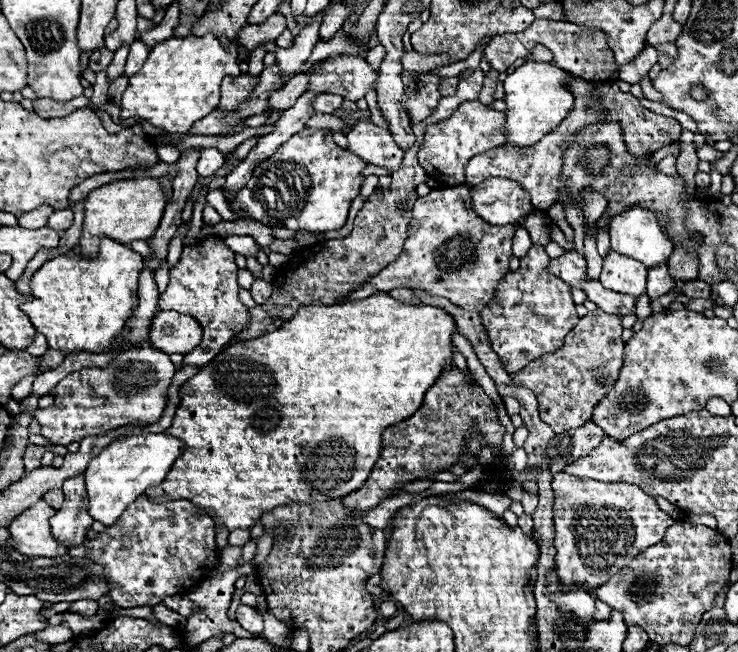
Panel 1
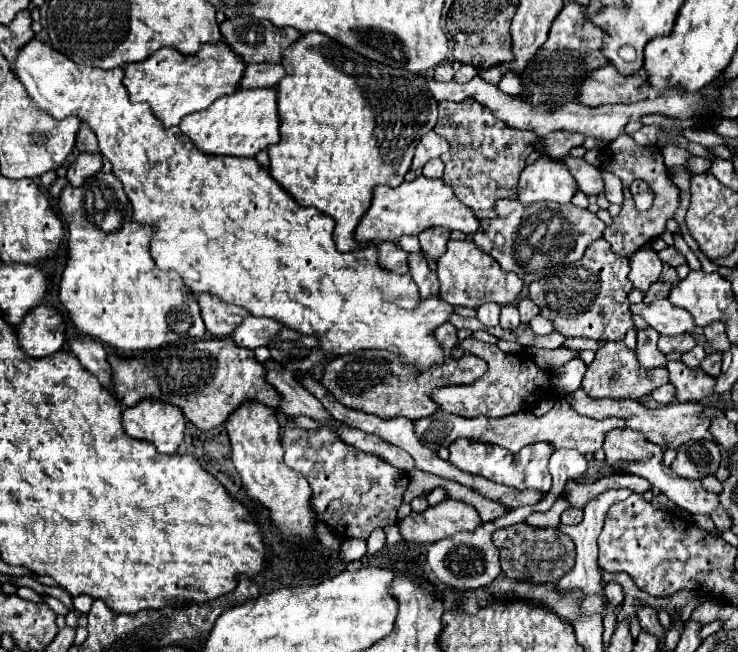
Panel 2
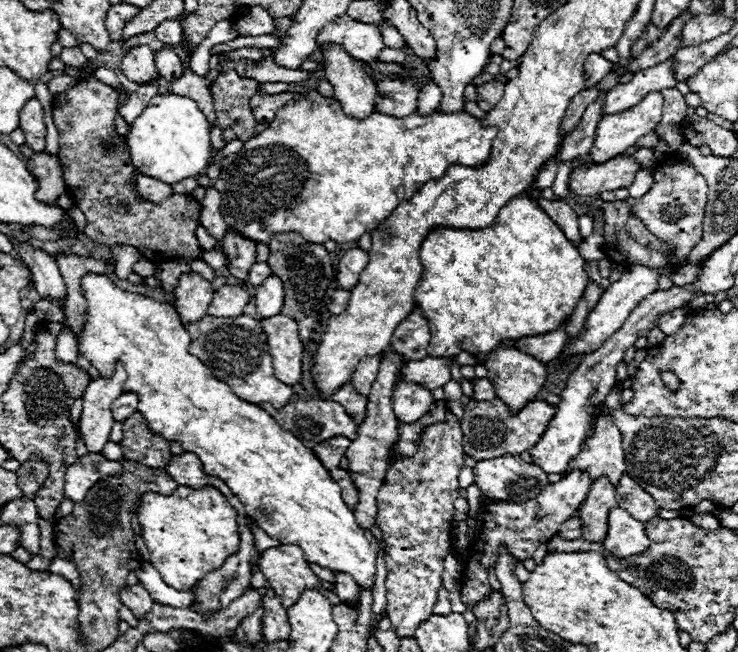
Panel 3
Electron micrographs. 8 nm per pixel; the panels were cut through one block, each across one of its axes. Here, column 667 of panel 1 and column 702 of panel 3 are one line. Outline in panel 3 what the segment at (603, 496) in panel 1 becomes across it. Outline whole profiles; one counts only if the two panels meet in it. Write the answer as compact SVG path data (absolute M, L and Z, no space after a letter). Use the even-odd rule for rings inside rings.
M680 510L680 516L682 518L686 516L686 520L690 520L694 526L702 528L704 532L714 532L714 530L720 528L720 522L718 522L718 518L714 514L694 514L690 510Z

